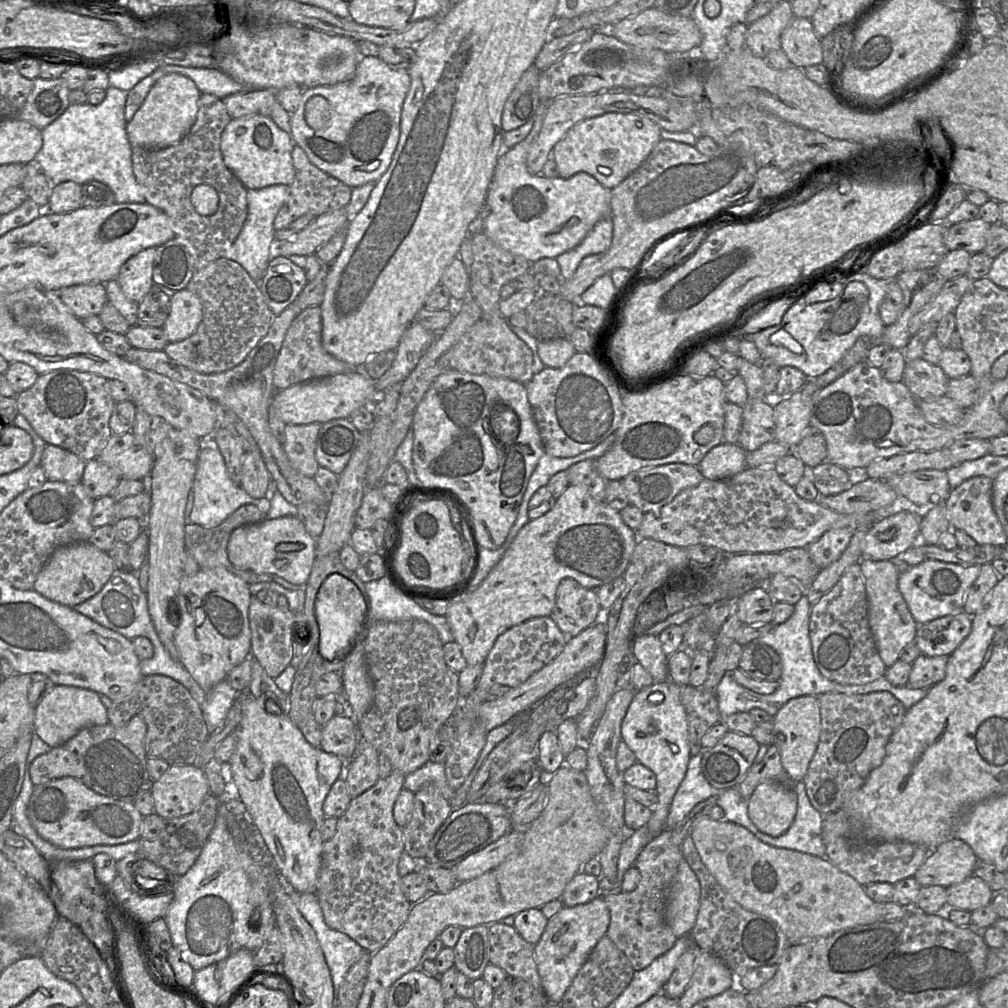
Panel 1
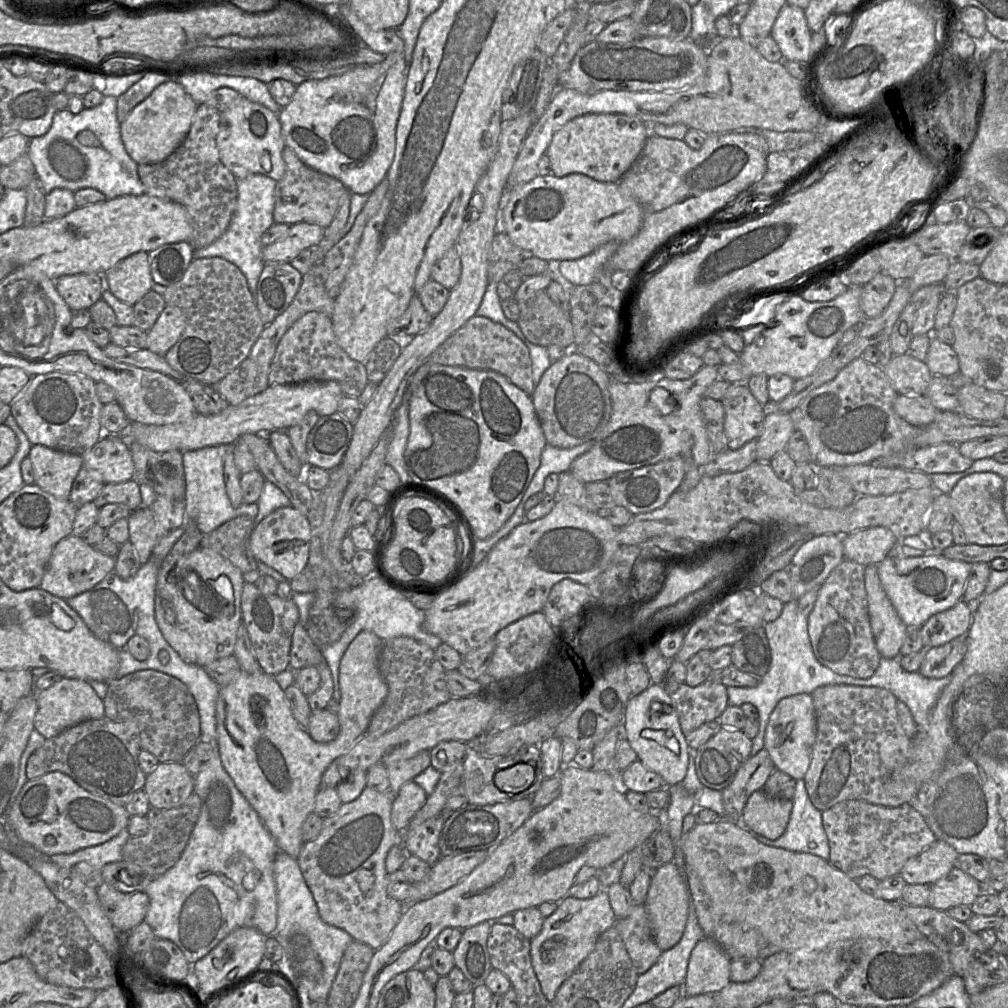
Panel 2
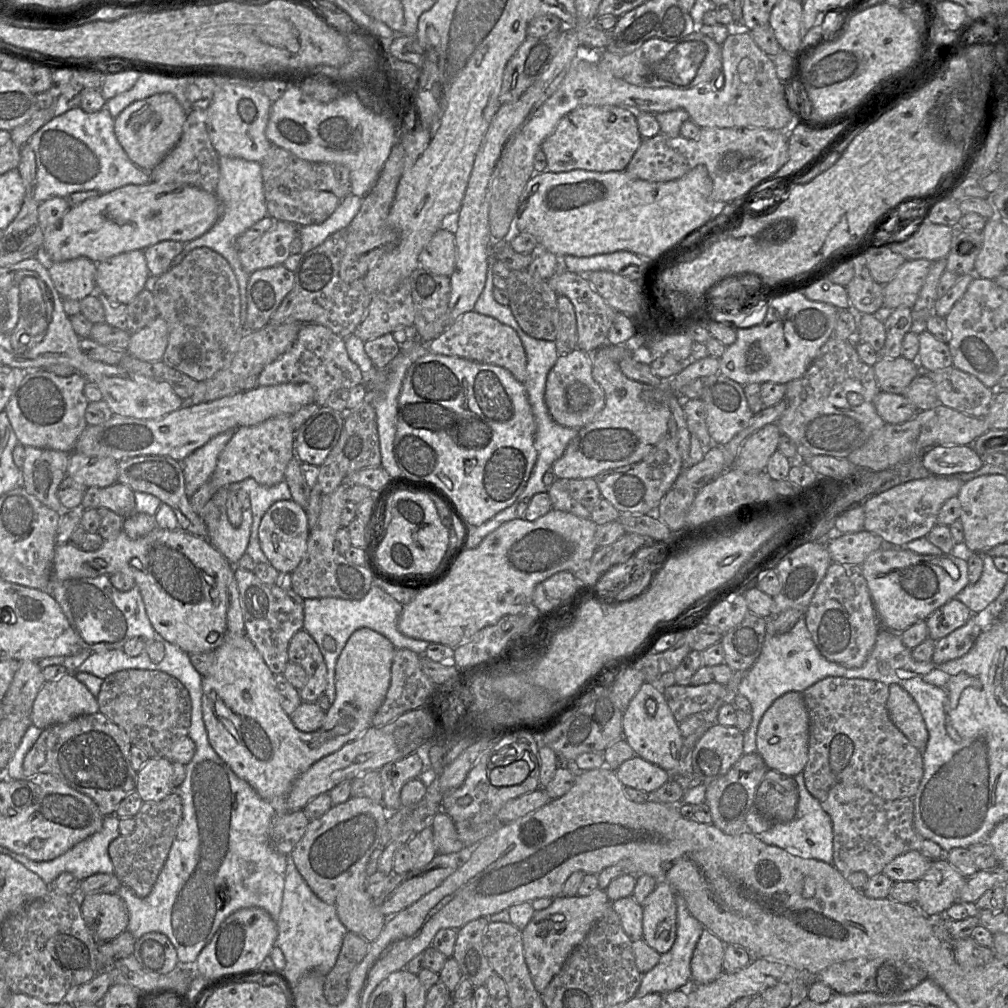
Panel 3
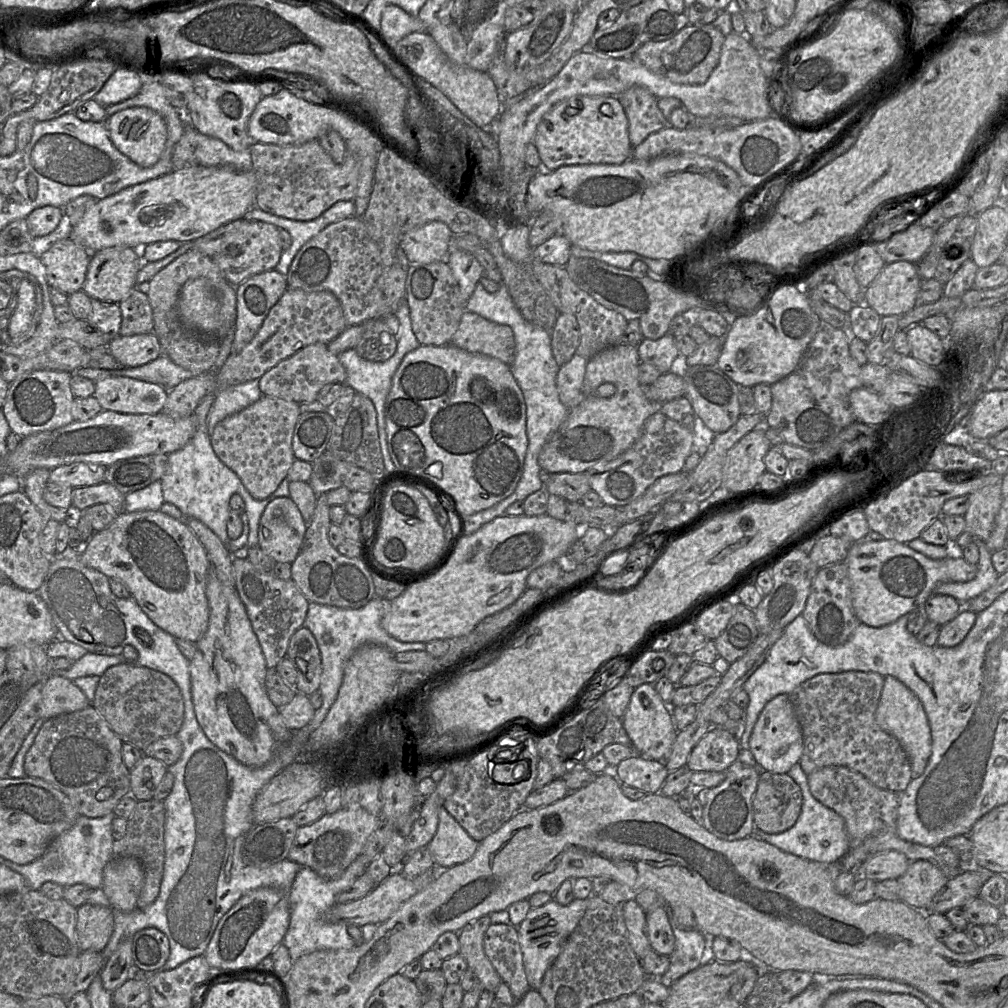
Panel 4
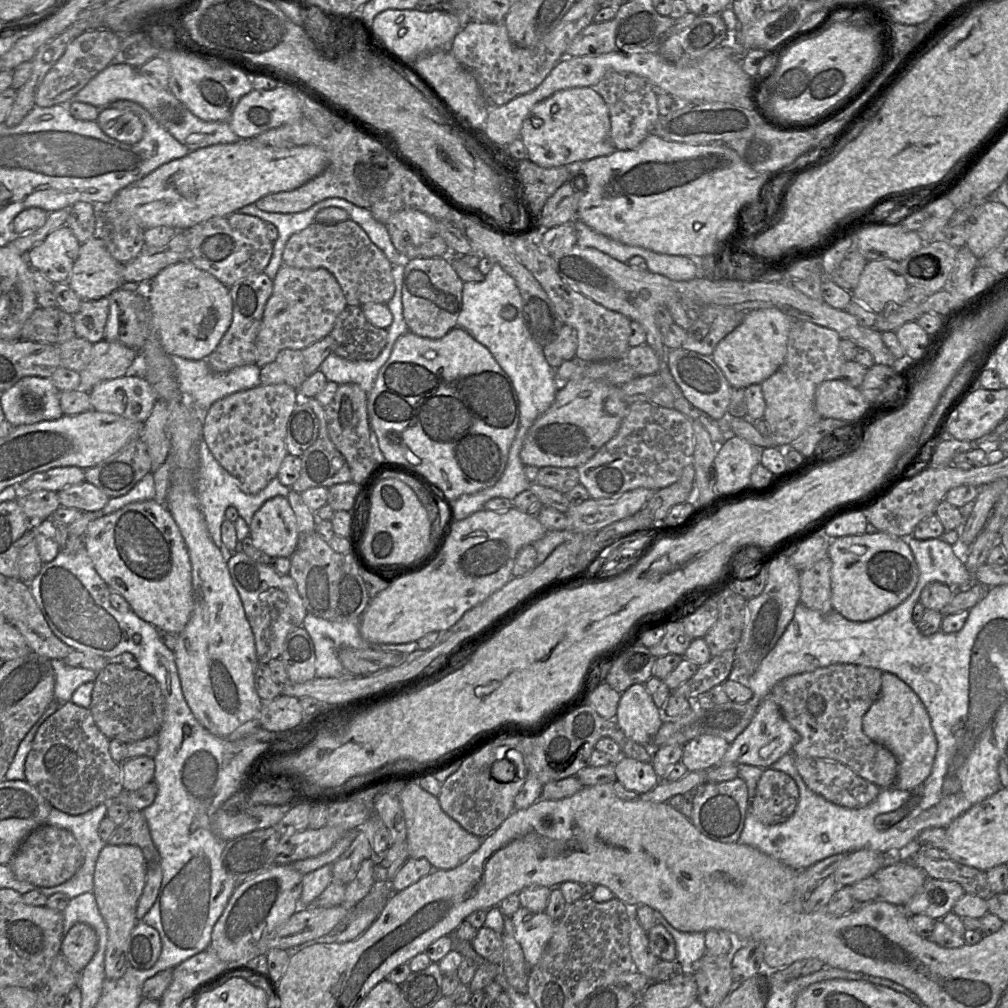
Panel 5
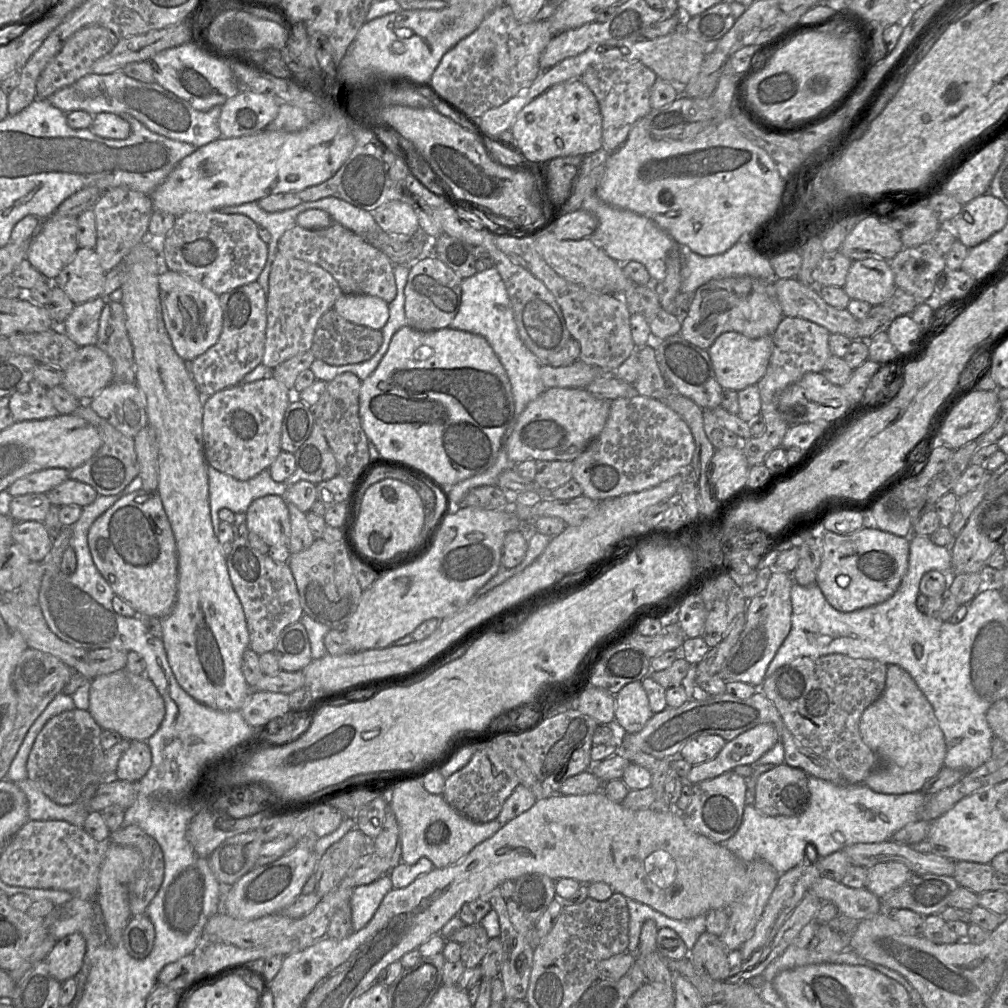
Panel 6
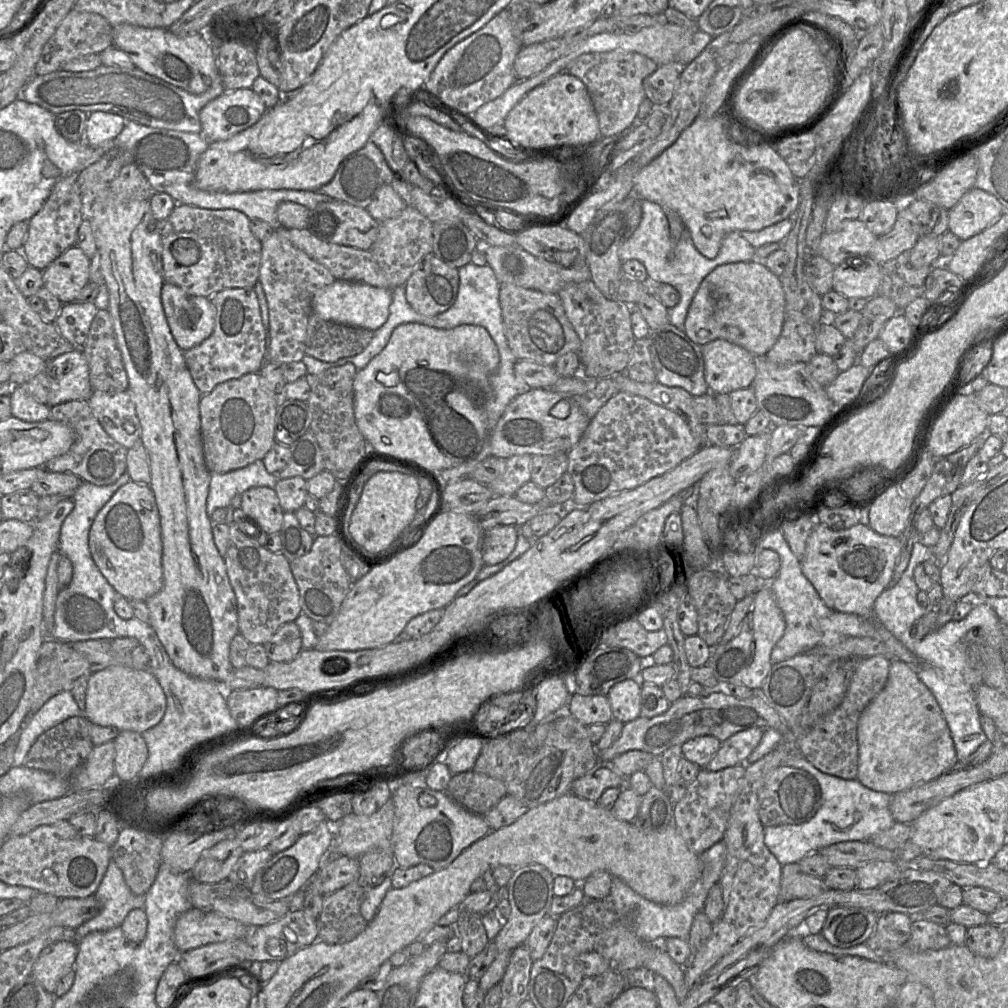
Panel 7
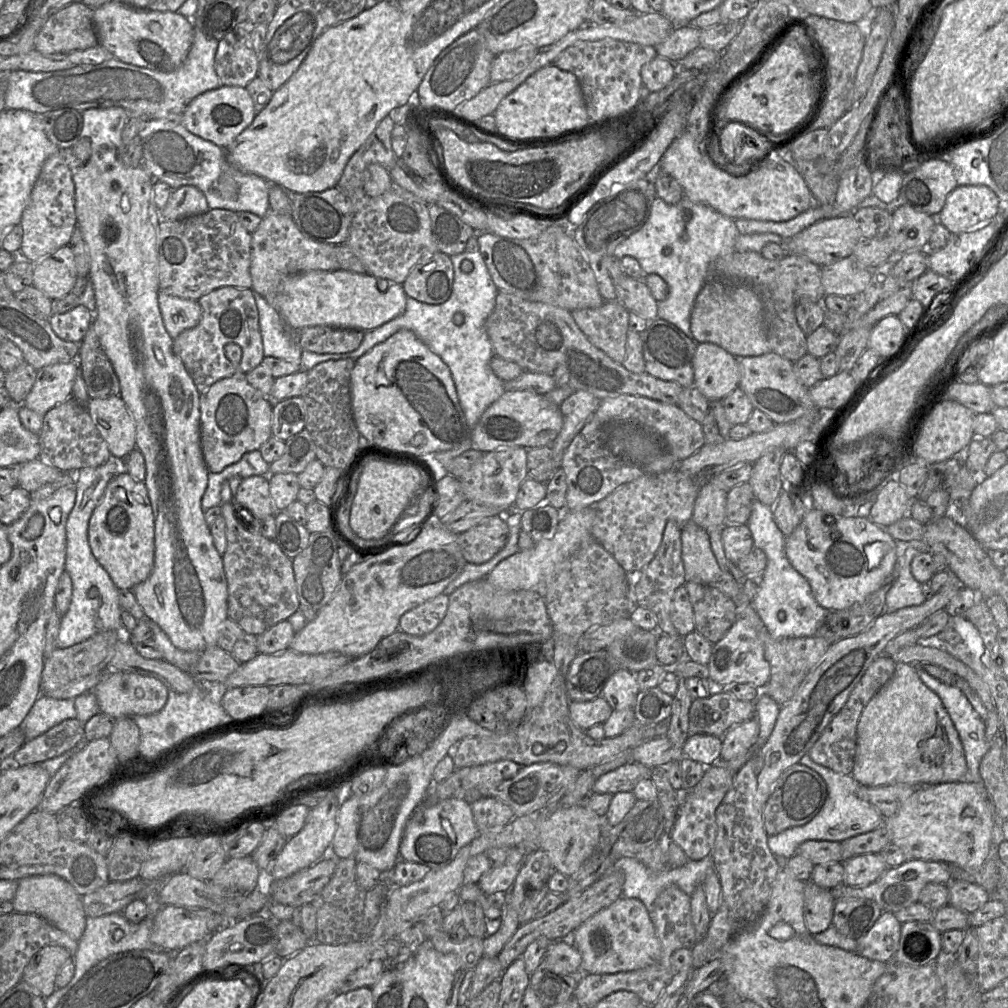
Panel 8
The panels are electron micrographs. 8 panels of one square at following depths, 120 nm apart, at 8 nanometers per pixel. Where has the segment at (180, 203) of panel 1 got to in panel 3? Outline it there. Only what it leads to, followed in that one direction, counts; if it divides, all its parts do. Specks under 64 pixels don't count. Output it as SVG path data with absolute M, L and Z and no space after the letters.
M193 109L183 125L182 136L175 147L150 173L151 182L183 184L214 193L219 179L220 155L214 149L207 131L205 110Z

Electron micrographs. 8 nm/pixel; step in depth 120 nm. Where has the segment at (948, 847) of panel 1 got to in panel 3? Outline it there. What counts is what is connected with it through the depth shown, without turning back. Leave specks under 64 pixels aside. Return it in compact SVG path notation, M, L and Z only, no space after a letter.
M908 851L888 863L882 874L893 882L918 881L928 871L933 860L917 851Z

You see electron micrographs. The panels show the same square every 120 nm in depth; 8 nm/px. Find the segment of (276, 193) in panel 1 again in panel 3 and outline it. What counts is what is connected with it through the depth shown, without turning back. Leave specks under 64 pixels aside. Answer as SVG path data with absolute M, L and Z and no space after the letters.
M220 156L219 164L219 179L215 190L215 195L219 201L219 218L213 227L202 236L184 243L183 250L173 259L171 267L178 265L193 249L201 247L210 248L224 257L231 266L238 282L241 302L240 317L245 327L247 312L246 288L251 273L246 272L241 265L239 251L235 248L235 240L255 223L268 216L261 164L226 156Z

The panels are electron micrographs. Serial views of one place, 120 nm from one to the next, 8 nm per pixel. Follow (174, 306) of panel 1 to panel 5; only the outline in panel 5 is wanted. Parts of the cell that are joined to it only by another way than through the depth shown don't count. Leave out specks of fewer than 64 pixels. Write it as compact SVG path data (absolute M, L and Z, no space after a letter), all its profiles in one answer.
M116 341L93 343L91 360L79 372L80 388L90 392L100 382L126 375L139 352Z

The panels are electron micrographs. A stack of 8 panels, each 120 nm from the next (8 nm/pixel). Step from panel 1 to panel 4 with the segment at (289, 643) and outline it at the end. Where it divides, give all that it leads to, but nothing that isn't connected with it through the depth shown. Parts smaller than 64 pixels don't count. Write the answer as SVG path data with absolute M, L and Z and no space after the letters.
M233 557L232 571L236 591L258 638L266 666L268 669L276 669L278 663L286 657L292 635L304 626L310 602L292 579L282 580L274 574L263 573L257 570L248 559Z

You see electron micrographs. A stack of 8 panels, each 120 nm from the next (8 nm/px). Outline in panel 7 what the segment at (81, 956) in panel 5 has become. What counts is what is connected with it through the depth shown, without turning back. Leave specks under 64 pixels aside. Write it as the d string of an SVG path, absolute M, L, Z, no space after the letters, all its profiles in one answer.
M55 942L41 951L31 975L46 991L54 994L61 978L74 969L77 954L77 942Z

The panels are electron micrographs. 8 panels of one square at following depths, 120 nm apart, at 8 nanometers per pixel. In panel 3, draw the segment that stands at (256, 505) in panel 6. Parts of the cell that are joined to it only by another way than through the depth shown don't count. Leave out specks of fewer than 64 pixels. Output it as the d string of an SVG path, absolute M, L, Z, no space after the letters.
M280 500L264 514L258 529L259 543L268 562L278 571L292 573L307 549L309 536L306 511L293 500Z

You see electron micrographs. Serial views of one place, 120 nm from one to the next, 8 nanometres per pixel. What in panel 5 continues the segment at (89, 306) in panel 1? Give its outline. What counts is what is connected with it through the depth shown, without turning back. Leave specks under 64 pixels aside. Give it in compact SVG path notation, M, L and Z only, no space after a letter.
M64 225L31 248L26 254L27 261L54 284L67 283L80 245L73 231Z

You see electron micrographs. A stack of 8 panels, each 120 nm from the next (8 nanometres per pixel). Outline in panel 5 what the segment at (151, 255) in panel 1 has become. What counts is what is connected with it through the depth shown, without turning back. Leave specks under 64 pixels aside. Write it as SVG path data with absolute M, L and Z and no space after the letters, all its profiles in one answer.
M94 237L80 245L67 284L82 301L108 297L124 283L123 265L110 254L103 239Z

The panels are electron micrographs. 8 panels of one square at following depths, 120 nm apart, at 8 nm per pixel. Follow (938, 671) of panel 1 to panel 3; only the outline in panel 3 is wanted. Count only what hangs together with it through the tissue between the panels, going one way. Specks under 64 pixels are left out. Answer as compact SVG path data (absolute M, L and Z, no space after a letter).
M971 616L964 626L935 641L931 661L935 664L943 664L961 658L973 647L981 631Z

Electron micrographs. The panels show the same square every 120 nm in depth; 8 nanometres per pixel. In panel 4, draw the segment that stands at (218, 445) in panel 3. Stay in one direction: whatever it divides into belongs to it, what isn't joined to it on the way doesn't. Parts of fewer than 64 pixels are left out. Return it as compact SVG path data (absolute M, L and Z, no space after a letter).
M251 380L219 390L207 414L209 435L219 422L255 403L261 396L259 380Z

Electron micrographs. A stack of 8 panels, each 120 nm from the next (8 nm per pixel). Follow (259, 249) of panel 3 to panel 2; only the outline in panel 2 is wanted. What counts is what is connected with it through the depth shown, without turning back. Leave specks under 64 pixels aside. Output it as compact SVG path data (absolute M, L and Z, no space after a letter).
M311 223L291 225L287 235L262 248L262 258L266 262L288 262L296 258L303 250L317 246L325 237L325 229Z

